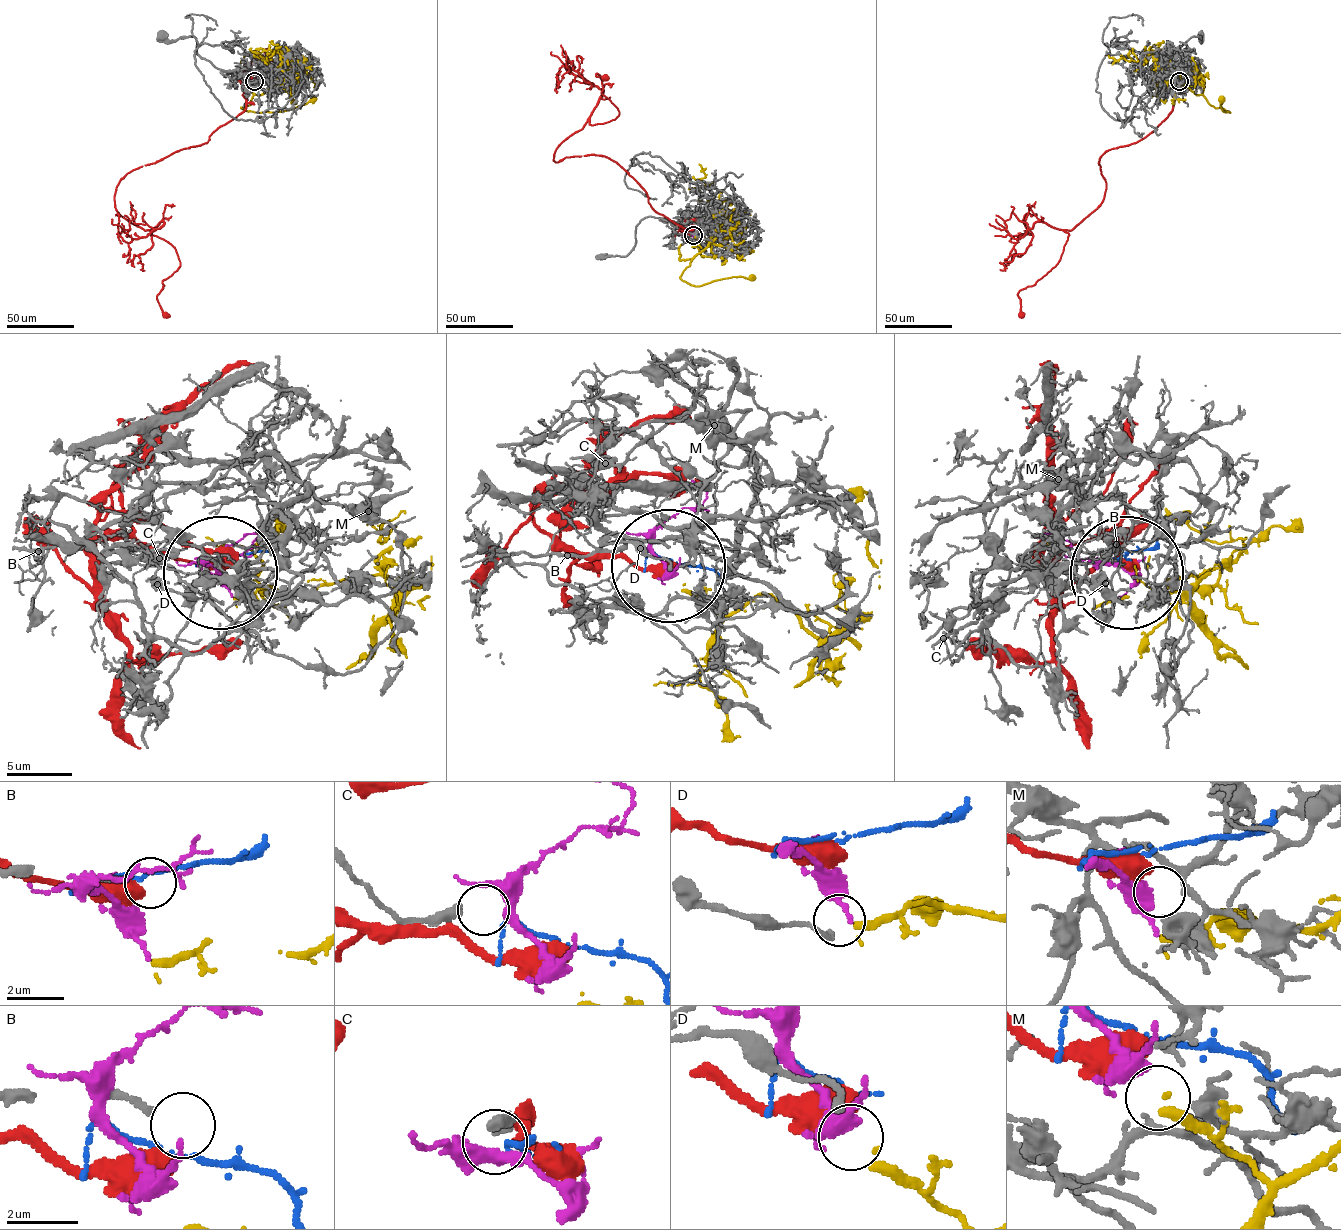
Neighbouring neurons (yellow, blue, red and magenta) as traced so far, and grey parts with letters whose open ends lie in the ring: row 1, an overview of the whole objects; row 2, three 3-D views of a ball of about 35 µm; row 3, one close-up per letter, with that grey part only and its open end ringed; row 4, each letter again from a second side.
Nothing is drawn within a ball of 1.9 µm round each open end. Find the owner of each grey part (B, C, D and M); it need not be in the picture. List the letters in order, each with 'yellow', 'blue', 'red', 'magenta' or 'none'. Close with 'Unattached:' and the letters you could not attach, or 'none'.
B: none
C: blue
D: yellow
M: magenta
Unattached: B

